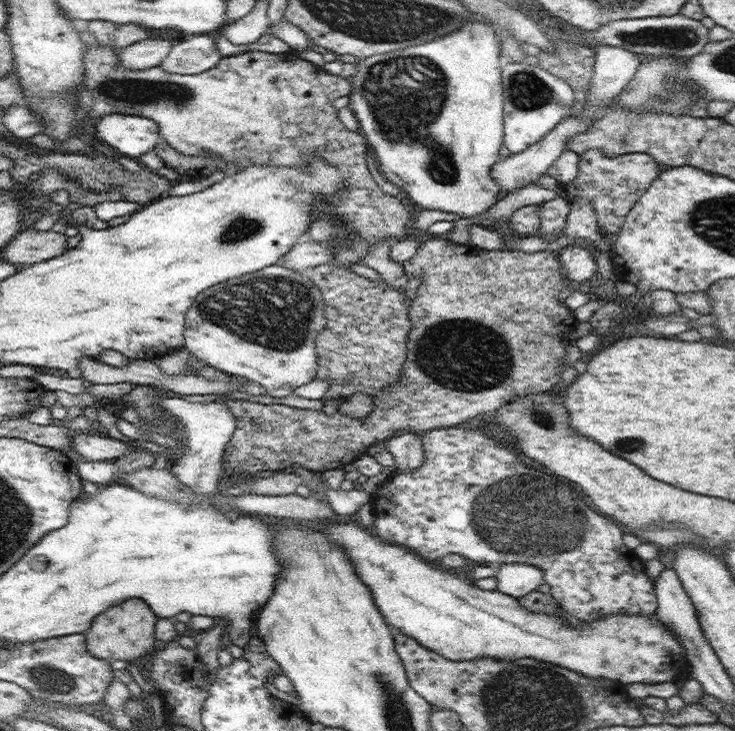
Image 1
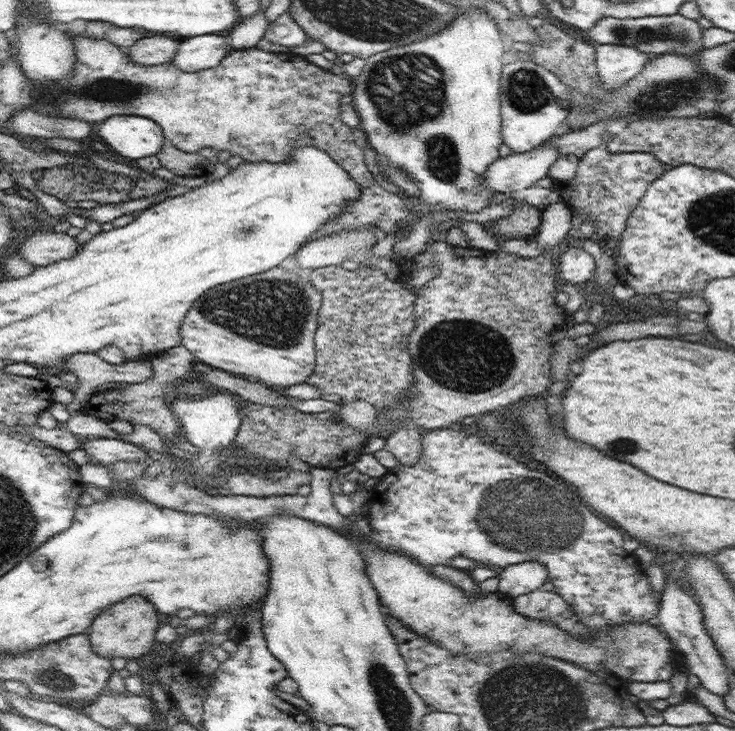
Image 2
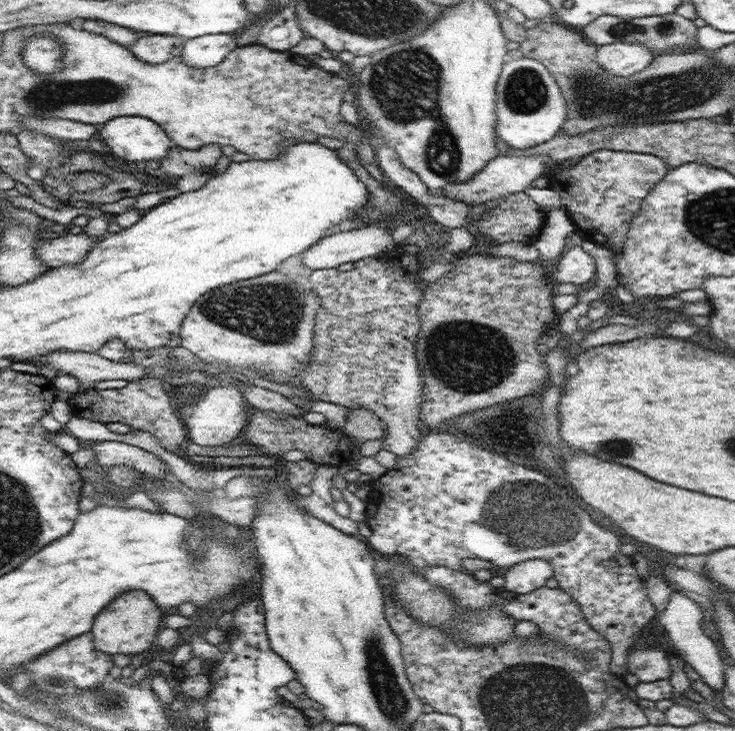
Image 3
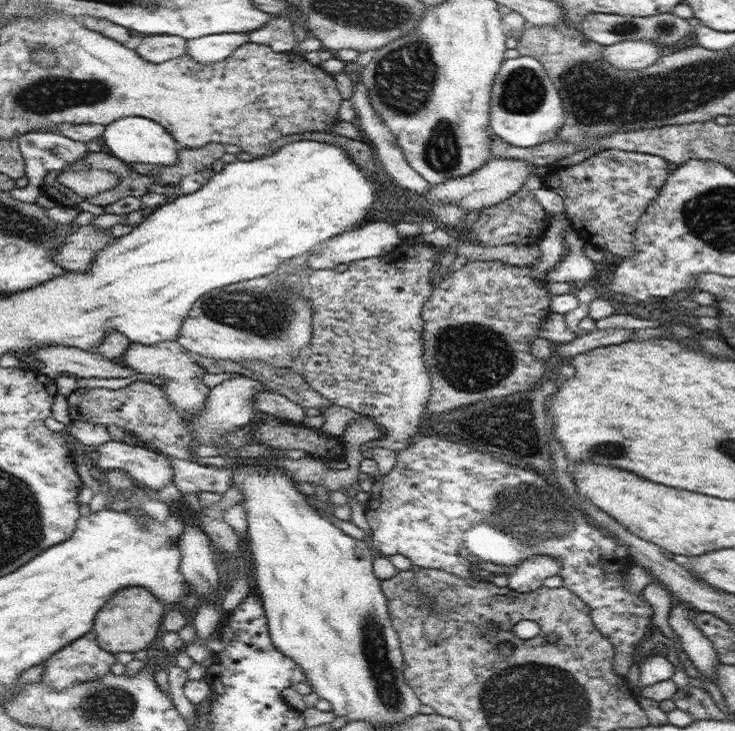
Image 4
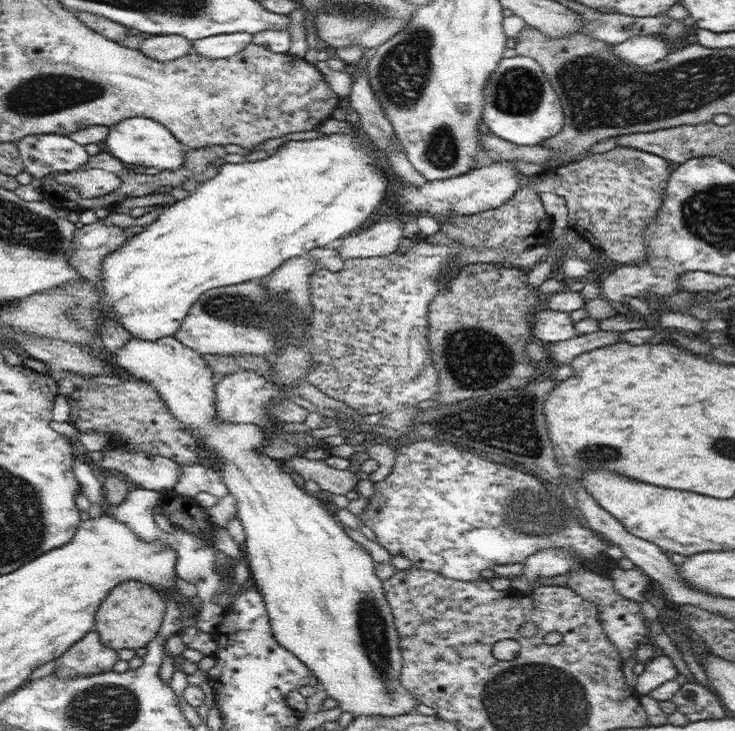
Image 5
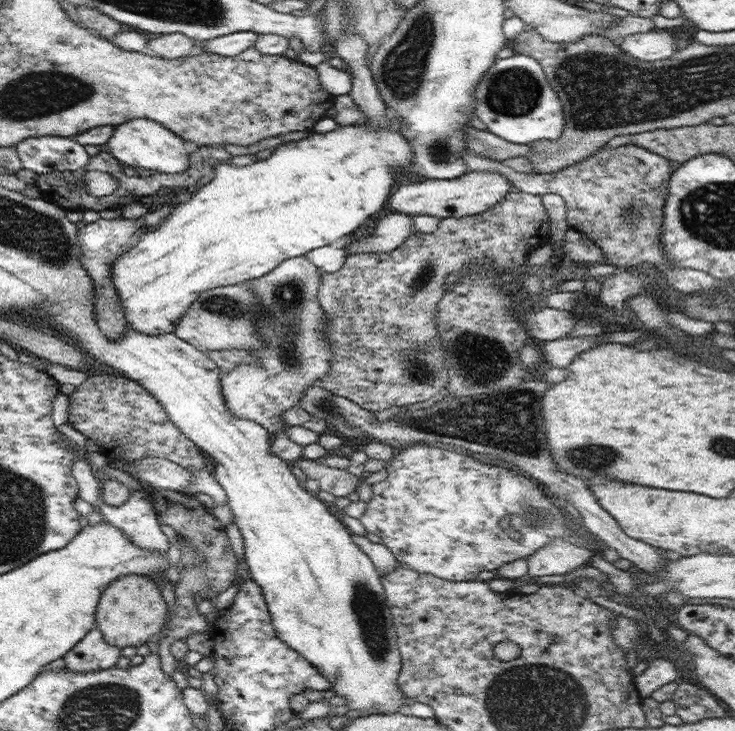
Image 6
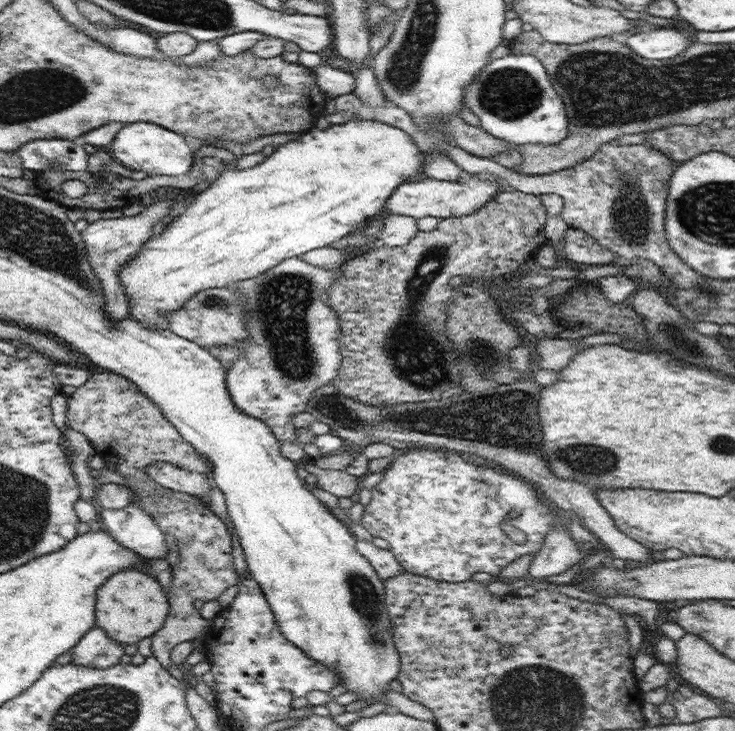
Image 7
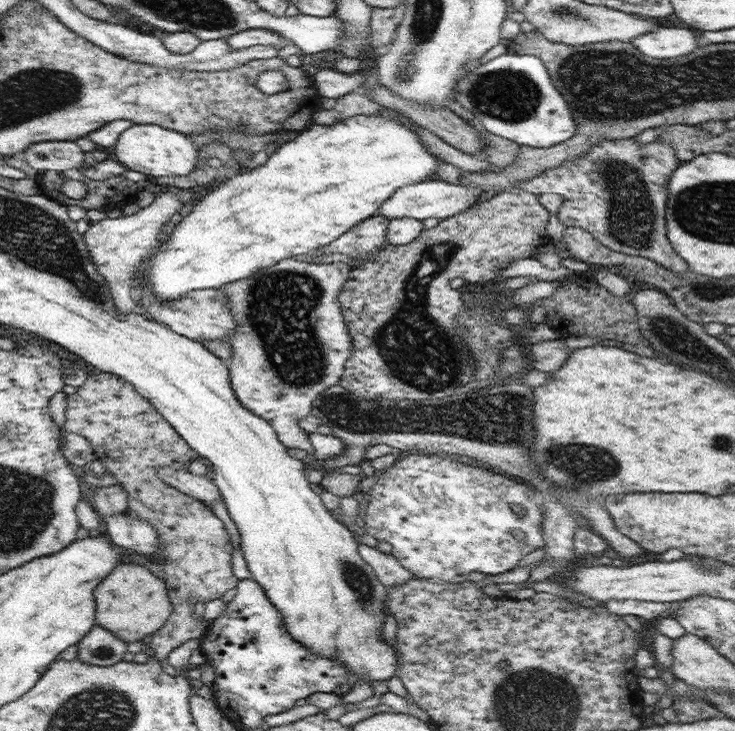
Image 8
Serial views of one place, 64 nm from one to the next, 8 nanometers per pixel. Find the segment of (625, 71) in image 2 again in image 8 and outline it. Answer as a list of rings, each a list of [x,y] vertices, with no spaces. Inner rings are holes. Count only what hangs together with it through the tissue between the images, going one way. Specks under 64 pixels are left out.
[[[660,27],[647,32],[638,38],[633,38],[632,44],[642,54],[650,58],[676,58],[690,54],[700,46],[698,32],[686,28]]]

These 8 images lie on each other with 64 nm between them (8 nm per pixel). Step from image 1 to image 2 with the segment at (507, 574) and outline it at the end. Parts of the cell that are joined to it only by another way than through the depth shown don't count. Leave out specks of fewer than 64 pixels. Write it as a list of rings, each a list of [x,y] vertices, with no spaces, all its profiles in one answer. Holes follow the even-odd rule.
[[[520,562],[509,565],[498,574],[499,591],[508,596],[520,596],[540,589],[549,580],[546,566],[540,562]]]

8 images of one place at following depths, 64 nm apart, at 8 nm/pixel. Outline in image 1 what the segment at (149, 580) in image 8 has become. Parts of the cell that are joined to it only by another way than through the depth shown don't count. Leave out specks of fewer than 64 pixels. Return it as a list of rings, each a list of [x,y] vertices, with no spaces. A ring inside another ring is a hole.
[[[132,598],[118,606],[112,606],[110,610],[98,614],[94,618],[92,628],[84,633],[90,654],[111,663],[115,660],[134,660],[145,655],[156,642],[155,626],[158,616],[150,610],[150,606],[144,600]]]

